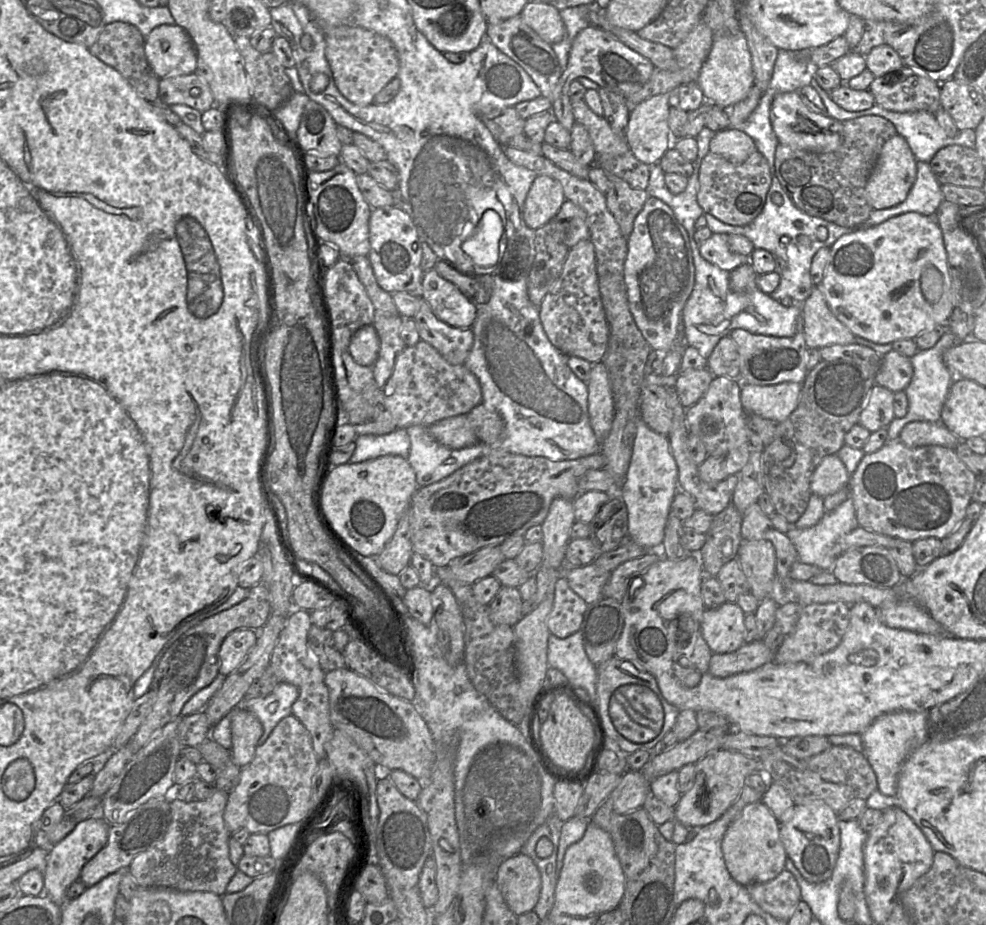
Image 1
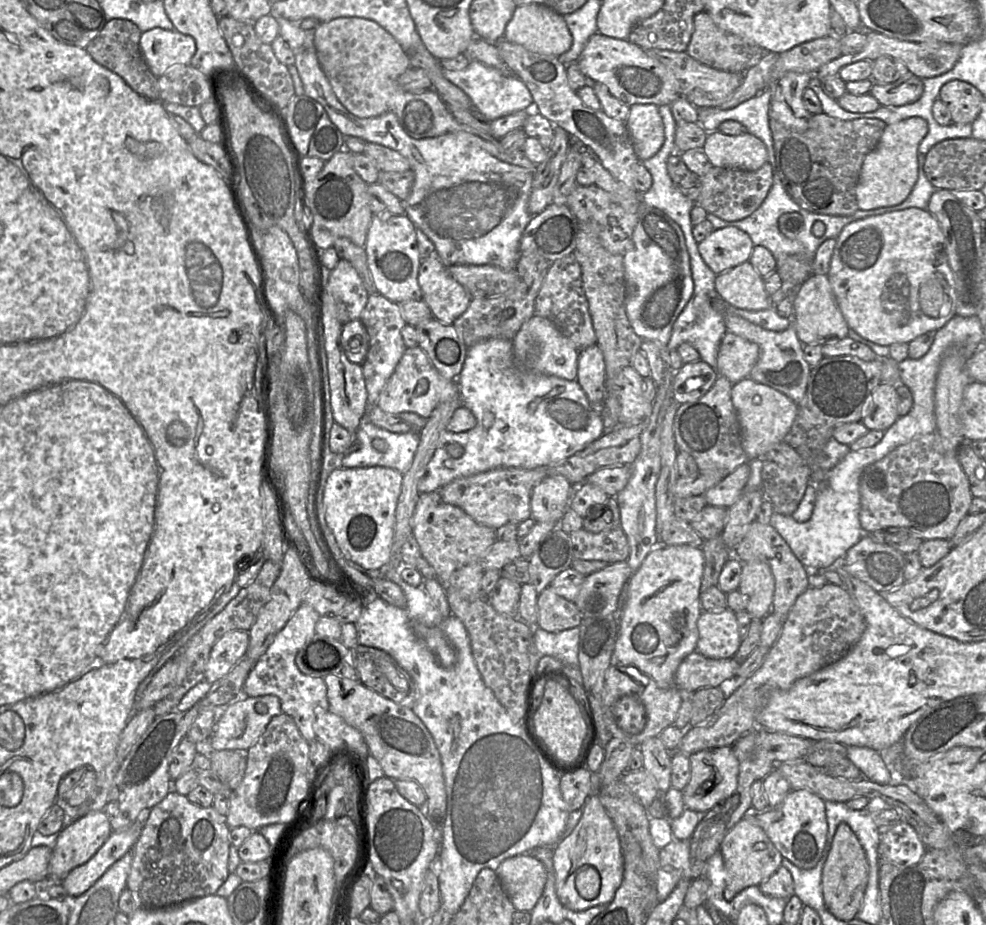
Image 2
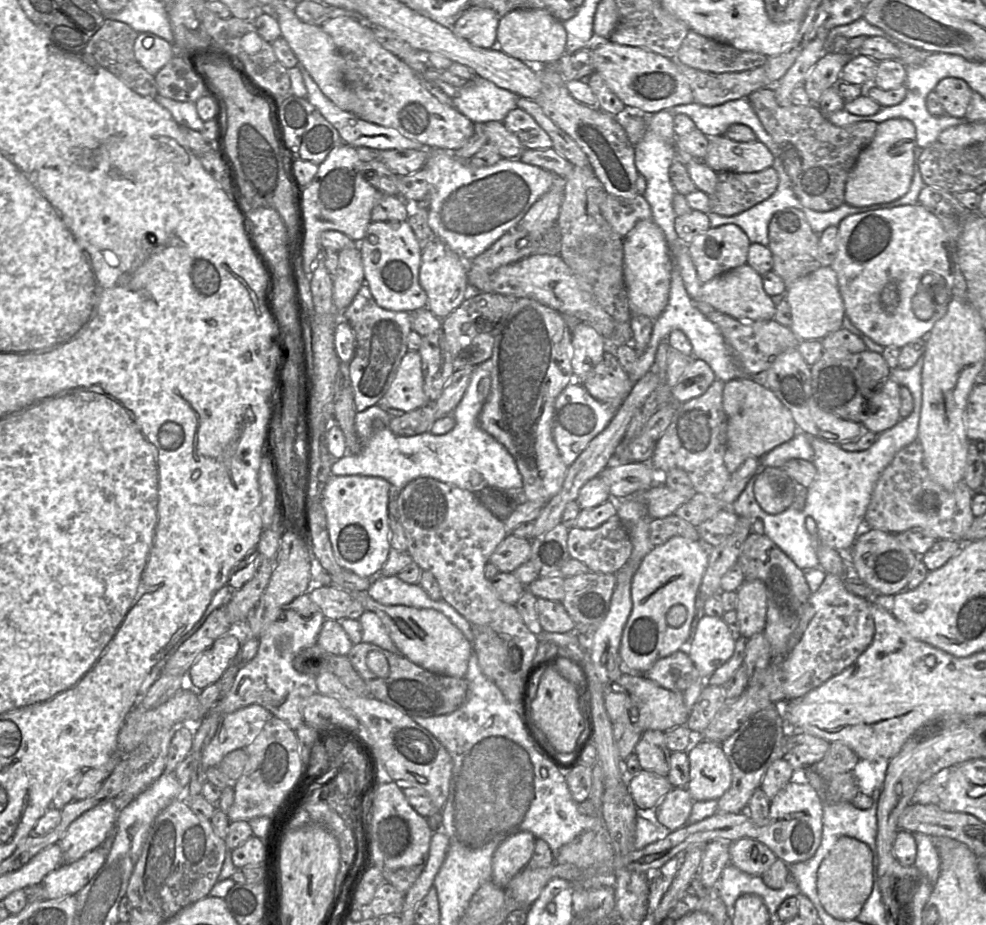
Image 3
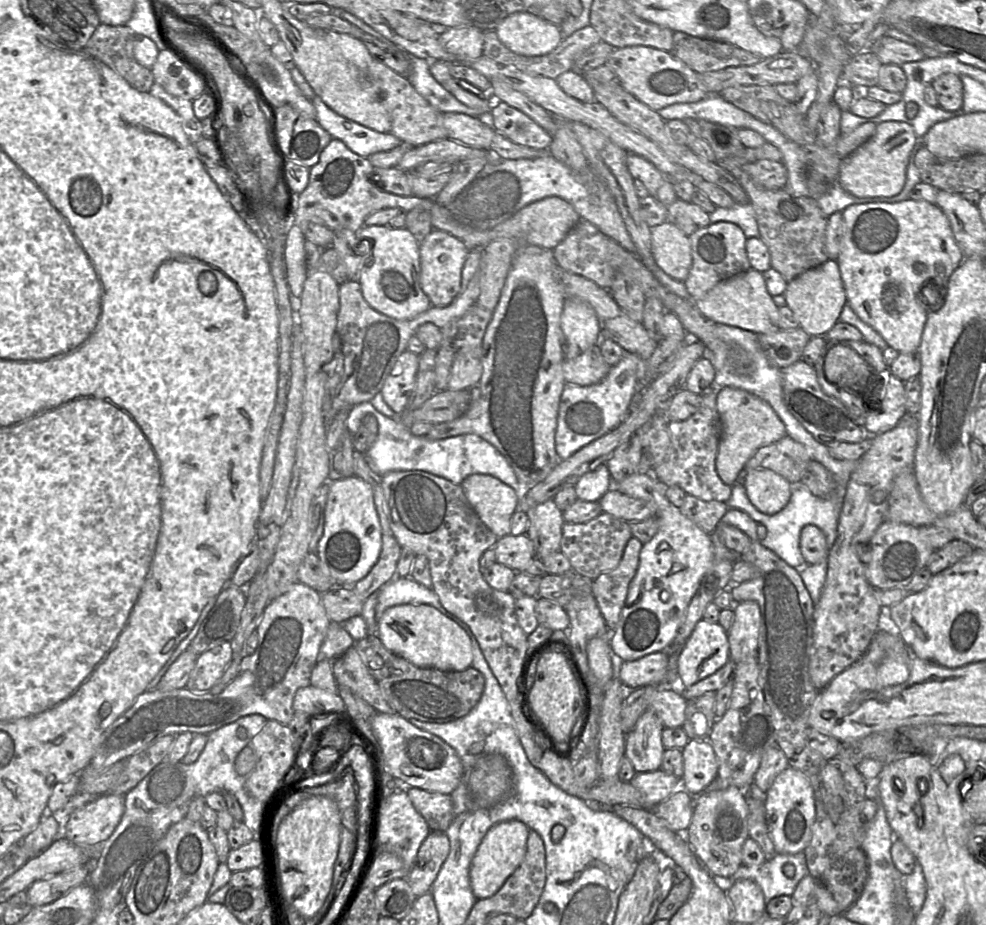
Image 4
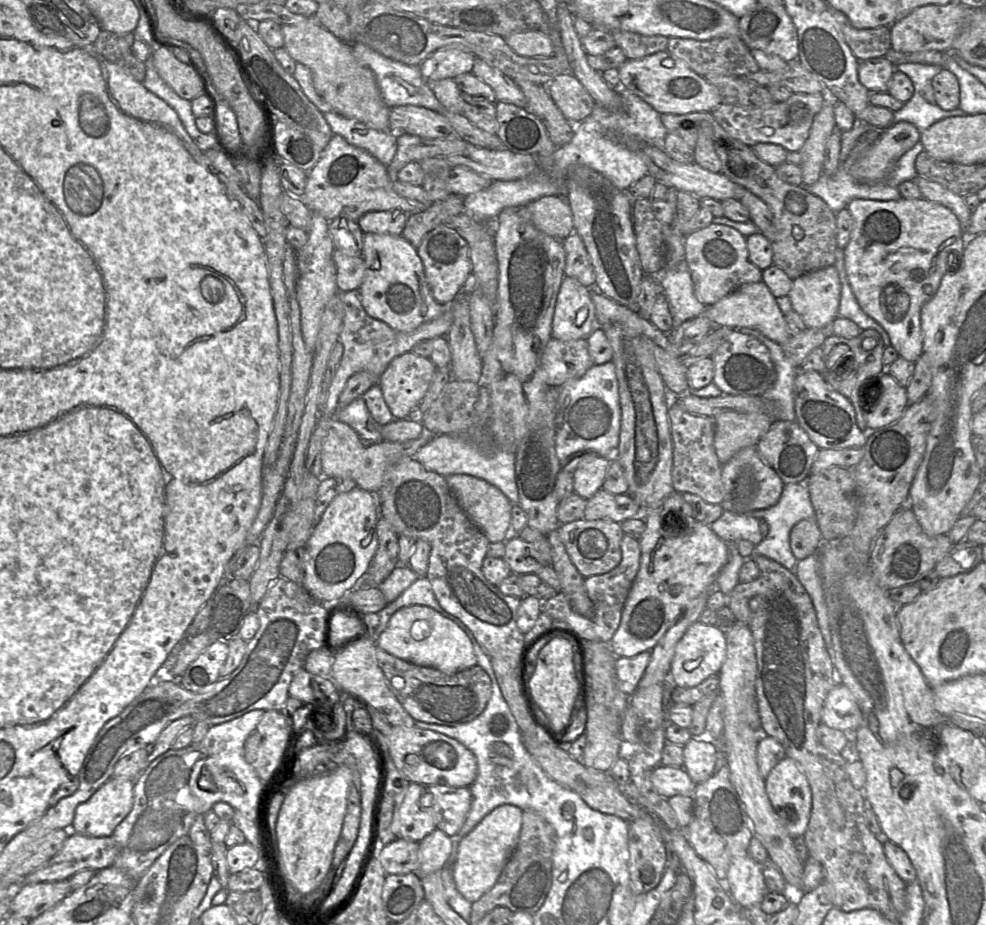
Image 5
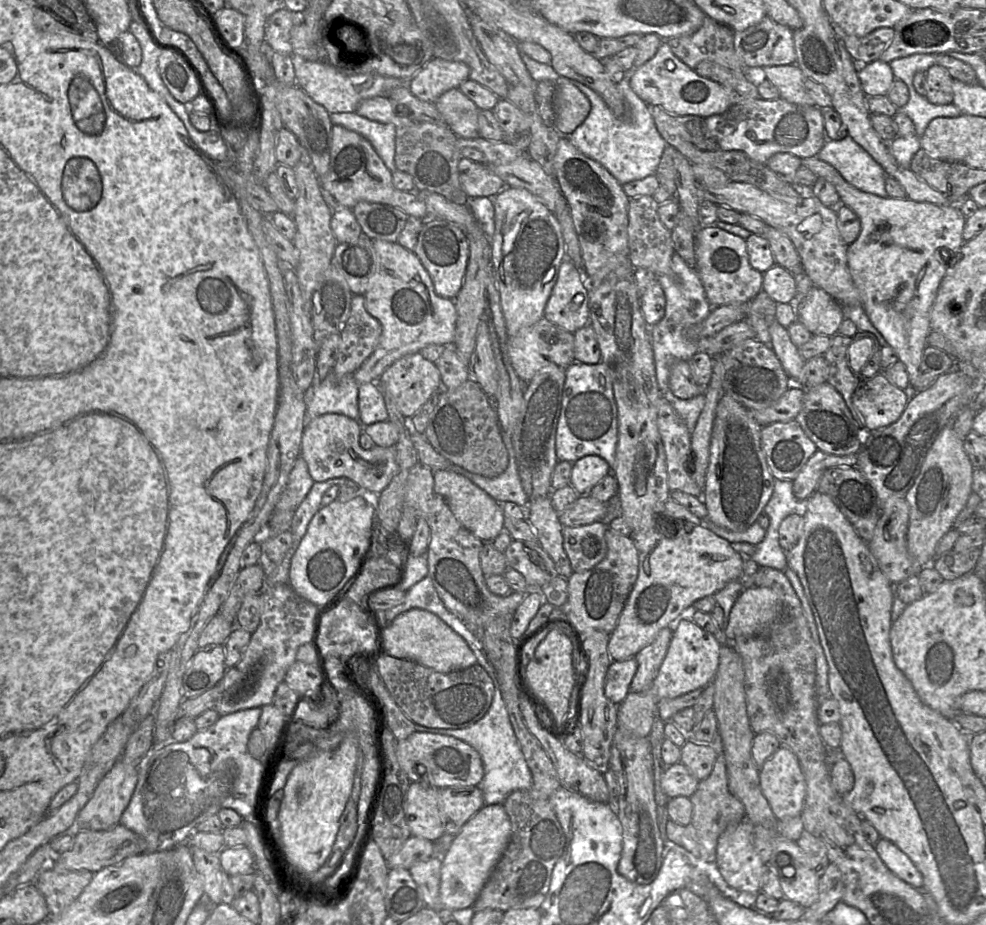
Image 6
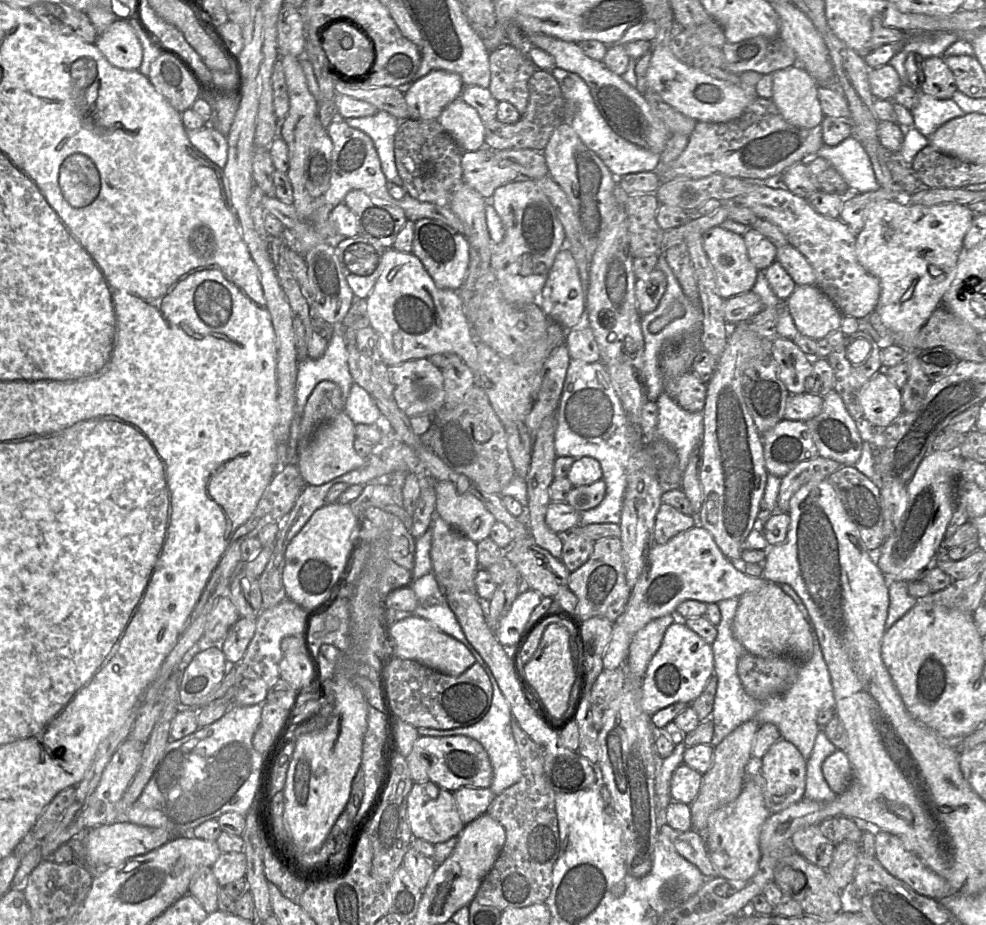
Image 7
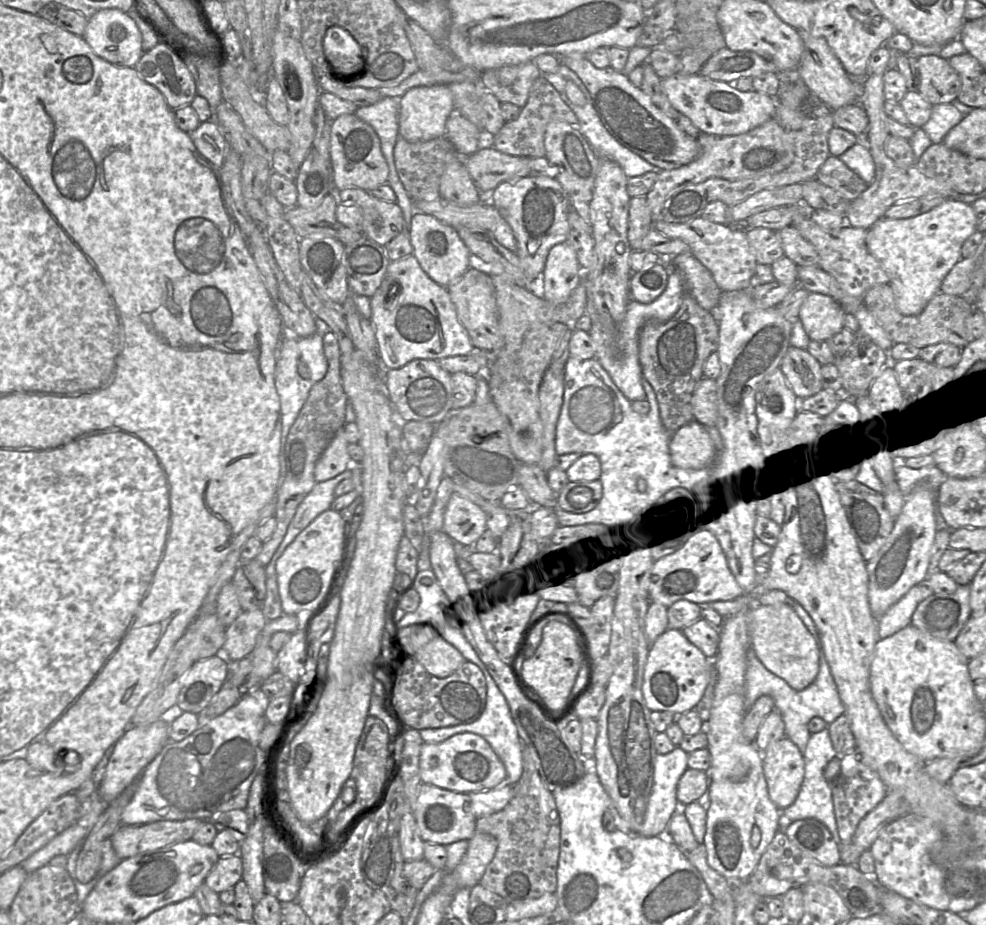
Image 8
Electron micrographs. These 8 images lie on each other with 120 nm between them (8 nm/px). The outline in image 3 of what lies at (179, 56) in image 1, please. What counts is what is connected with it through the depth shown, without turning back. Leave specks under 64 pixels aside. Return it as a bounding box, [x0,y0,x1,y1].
[133,32,176,76]

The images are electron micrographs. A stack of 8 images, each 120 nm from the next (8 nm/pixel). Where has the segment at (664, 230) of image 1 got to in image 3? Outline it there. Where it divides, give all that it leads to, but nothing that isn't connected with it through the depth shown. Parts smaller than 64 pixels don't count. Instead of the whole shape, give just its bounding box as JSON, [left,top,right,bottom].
[623,219,674,320]

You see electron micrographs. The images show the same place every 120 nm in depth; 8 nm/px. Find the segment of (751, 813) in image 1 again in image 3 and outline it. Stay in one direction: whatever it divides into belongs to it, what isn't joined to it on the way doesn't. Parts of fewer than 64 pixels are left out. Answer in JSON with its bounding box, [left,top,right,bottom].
[729,837,778,876]

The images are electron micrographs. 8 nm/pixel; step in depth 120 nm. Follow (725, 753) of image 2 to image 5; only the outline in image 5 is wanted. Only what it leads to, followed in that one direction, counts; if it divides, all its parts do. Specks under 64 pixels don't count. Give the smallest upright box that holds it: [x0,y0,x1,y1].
[684,738,718,784]

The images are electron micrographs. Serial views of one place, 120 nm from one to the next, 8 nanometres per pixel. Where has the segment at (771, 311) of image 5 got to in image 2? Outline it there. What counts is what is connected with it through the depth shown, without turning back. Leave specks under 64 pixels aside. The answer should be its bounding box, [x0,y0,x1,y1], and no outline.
[715,261,773,311]

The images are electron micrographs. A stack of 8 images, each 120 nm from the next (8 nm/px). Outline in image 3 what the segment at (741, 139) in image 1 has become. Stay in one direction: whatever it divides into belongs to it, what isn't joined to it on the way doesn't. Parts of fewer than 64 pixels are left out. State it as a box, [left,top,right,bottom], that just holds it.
[703,135,773,173]

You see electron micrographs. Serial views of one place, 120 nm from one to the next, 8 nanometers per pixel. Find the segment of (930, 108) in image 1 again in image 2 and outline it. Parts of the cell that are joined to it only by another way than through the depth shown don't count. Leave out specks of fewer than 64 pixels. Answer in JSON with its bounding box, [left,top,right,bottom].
[869,72,923,106]

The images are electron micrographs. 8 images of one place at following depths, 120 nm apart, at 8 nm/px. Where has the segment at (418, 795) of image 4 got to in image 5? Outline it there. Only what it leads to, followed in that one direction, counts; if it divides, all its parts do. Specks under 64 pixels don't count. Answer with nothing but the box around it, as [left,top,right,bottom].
[426,784,471,837]

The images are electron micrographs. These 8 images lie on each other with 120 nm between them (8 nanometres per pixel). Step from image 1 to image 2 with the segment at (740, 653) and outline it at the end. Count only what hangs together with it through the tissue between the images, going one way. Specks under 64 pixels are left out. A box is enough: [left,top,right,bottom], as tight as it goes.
[674,651,740,694]

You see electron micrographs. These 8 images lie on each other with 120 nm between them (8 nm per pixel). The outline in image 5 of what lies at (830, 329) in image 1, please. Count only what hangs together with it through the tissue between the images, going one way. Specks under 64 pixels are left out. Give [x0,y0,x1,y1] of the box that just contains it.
[788,266,841,330]

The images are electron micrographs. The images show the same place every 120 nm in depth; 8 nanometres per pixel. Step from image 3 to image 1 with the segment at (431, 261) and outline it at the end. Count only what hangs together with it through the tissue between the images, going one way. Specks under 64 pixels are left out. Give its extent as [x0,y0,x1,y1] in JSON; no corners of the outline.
[421,269,477,328]

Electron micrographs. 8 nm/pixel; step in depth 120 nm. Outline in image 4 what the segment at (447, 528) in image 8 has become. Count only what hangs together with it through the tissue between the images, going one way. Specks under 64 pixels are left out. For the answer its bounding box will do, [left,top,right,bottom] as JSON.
[460,474,518,539]

